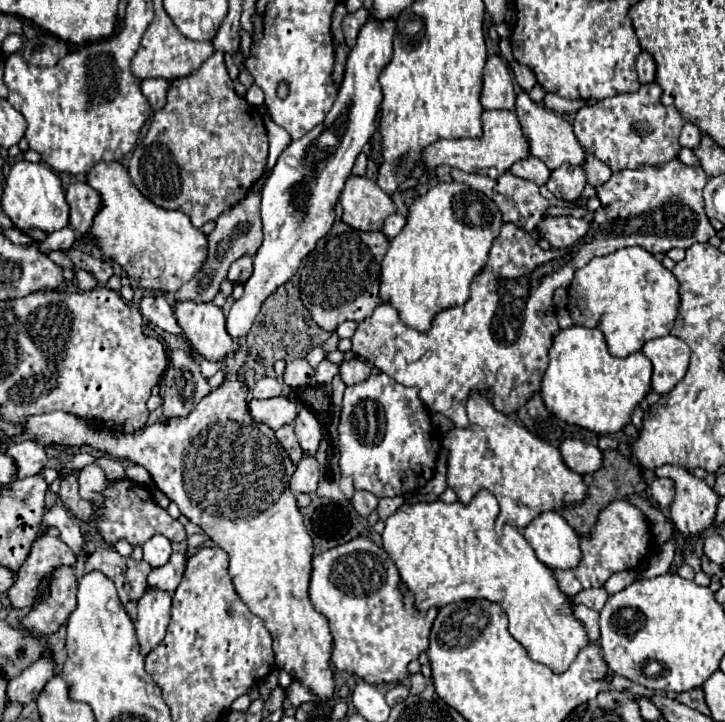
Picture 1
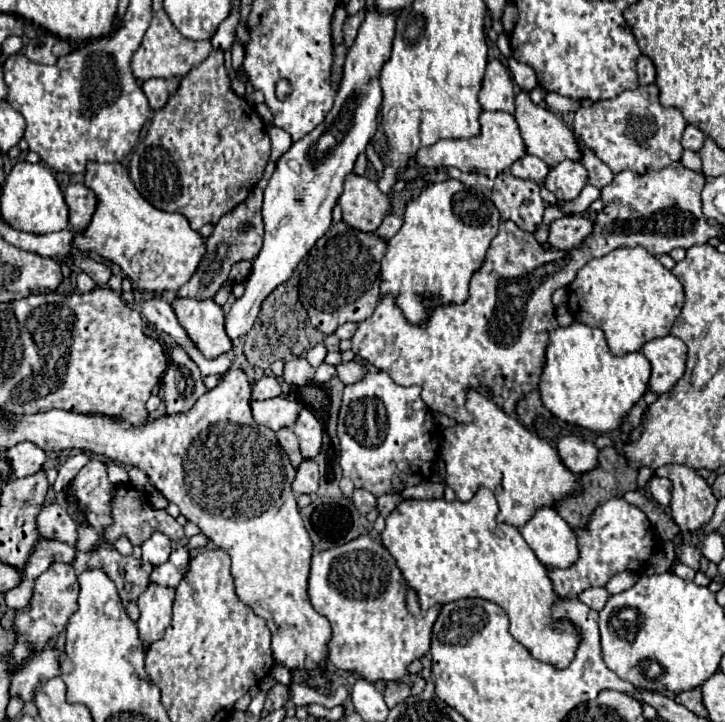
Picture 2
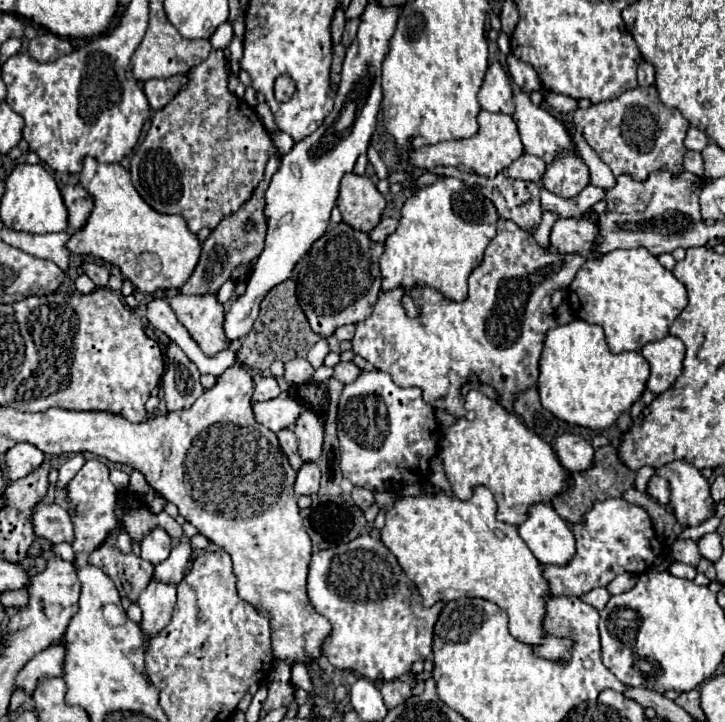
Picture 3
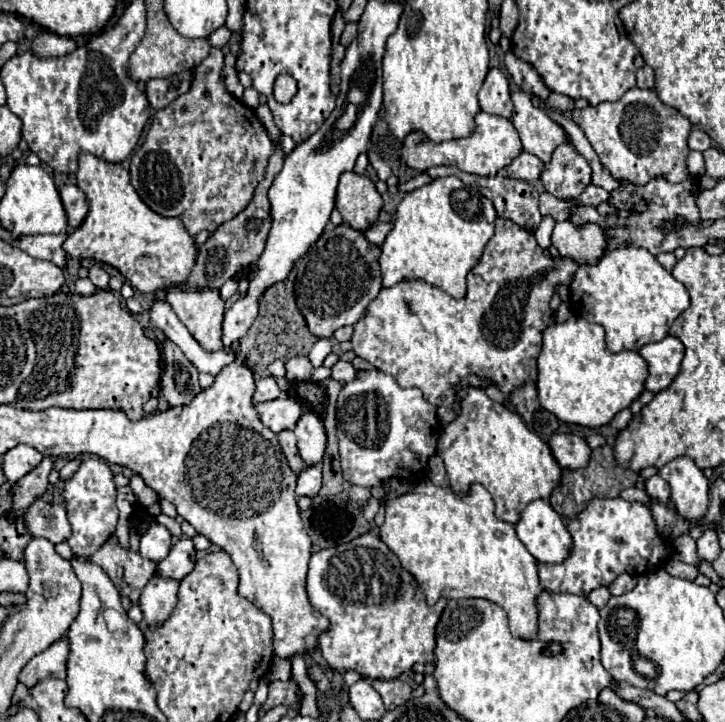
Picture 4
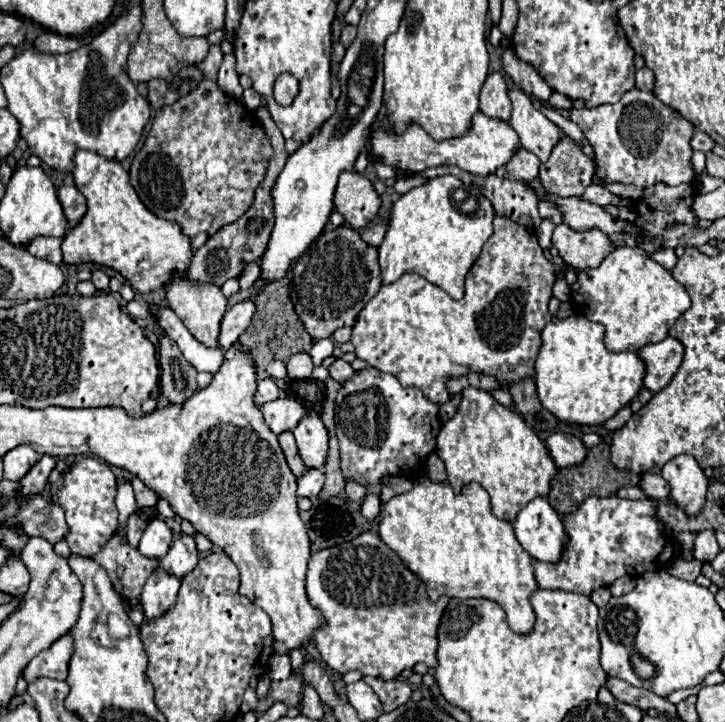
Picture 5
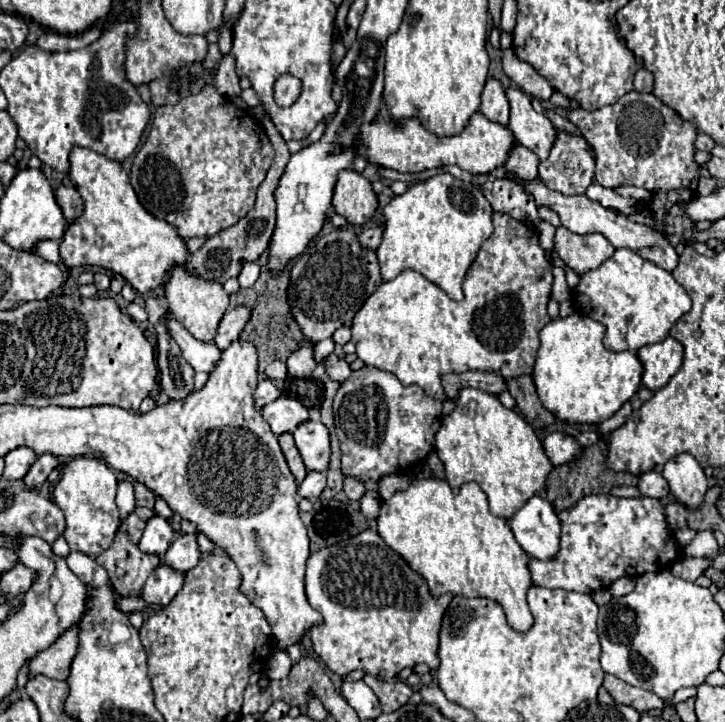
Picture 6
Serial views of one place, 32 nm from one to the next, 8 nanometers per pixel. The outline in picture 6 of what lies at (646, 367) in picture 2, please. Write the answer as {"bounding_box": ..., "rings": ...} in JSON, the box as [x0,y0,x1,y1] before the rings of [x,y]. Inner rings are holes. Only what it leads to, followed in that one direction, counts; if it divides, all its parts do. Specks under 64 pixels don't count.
{"bounding_box":[534,316,642,424],"rings":[[[588,316],[556,318],[540,330],[542,346],[536,356],[534,384],[544,408],[556,418],[578,424],[600,424],[620,410],[640,388],[642,362],[632,352],[612,352],[602,344],[604,326]]]}

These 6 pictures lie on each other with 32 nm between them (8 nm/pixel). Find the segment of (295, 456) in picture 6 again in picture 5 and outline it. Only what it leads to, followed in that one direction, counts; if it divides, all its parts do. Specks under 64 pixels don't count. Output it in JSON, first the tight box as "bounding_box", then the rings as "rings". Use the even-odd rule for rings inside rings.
{"bounding_box":[278,432,306,476],"rings":[[[282,432],[278,436],[278,442],[280,442],[280,448],[286,456],[286,462],[290,466],[290,470],[296,474],[296,476],[302,476],[302,472],[306,470],[300,454],[298,454],[298,448],[296,448],[296,440],[294,440],[294,434],[292,432]]]}

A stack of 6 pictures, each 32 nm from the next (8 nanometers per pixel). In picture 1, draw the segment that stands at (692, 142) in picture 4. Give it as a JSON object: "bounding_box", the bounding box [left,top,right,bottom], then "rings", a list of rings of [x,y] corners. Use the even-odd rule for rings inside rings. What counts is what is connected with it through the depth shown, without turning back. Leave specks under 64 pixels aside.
{"bounding_box":[680,122,700,142],"rings":[[[686,122],[680,130],[680,142],[700,142],[700,130],[694,124]]]}

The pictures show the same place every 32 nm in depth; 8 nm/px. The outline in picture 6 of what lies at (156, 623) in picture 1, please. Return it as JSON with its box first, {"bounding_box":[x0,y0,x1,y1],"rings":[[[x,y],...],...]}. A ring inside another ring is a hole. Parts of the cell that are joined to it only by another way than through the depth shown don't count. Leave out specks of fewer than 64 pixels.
{"bounding_box":[142,566,184,614],"rings":[[[158,566],[150,574],[150,578],[146,580],[144,590],[142,590],[142,600],[148,604],[146,612],[156,614],[162,608],[166,608],[174,600],[176,592],[182,588],[182,584],[184,584],[184,574],[174,572],[168,566]]]}

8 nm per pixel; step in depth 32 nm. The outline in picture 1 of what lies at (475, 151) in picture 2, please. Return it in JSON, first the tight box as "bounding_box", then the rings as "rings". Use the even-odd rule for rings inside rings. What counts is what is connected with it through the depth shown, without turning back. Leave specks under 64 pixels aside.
{"bounding_box":[424,110,530,178],"rings":[[[486,110],[482,116],[484,122],[484,136],[482,138],[466,138],[466,140],[438,140],[436,144],[428,146],[424,152],[424,164],[436,168],[440,164],[446,164],[450,168],[458,168],[462,172],[474,172],[484,174],[490,178],[498,178],[504,174],[516,160],[524,160],[524,156],[530,156],[528,140],[522,132],[520,120],[516,112],[512,110]]]}

